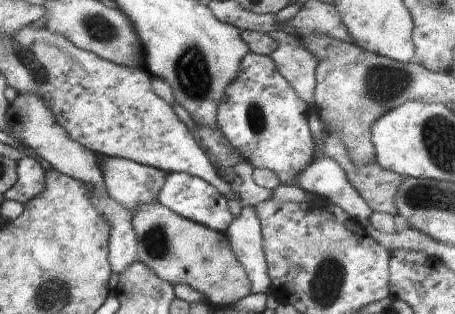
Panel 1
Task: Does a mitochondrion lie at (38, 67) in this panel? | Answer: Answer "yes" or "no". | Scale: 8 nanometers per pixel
yes

